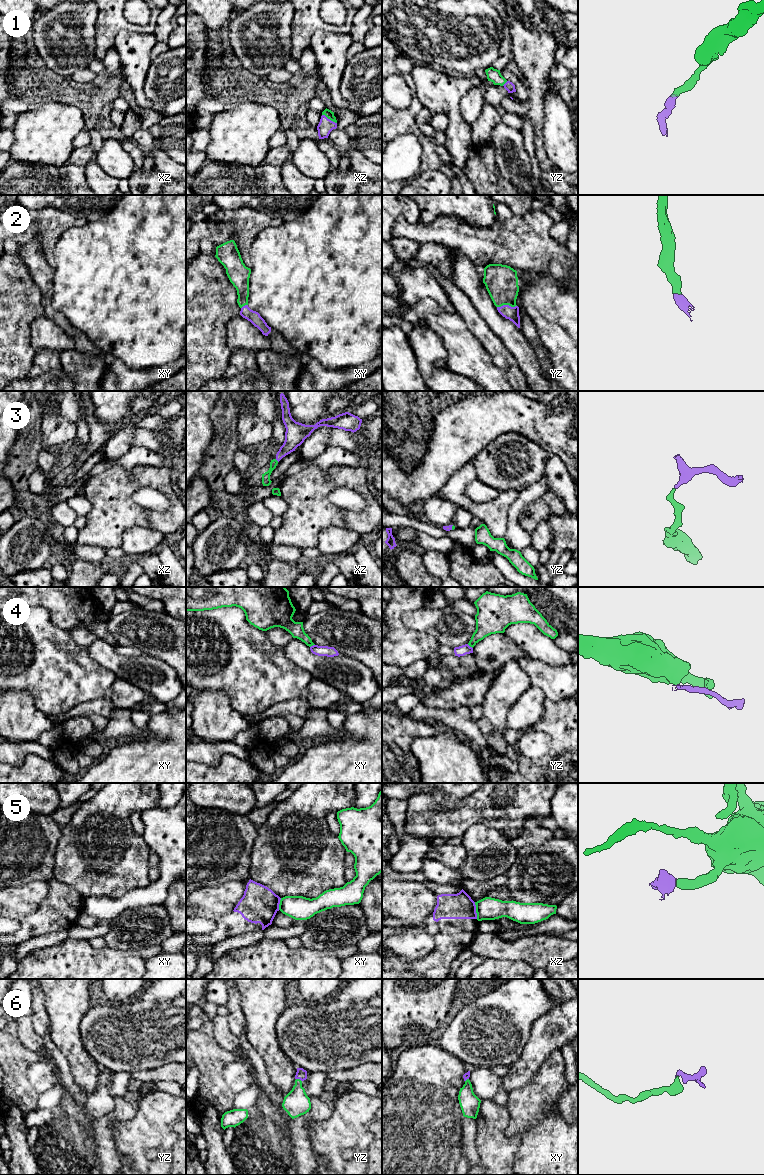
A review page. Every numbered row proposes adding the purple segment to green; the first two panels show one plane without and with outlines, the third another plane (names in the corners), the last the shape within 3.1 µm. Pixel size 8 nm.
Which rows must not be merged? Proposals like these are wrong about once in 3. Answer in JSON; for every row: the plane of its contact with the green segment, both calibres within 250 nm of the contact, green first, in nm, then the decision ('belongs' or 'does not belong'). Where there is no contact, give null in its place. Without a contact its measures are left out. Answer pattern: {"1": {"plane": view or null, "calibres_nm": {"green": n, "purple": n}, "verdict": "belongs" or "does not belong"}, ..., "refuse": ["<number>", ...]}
{"1": {"plane": "xz", "calibres_nm": {"green": 70, "purple": 120}, "verdict": "belongs"}, "2": {"plane": "yz", "calibres_nm": {"green": 260, "purple": 110}, "verdict": "belongs"}, "3": {"plane": "xz", "calibres_nm": {"green": 70, "purple": 160}, "verdict": "belongs"}, "4": {"plane": "yz", "calibres_nm": {"green": 200, "purple": 80}, "verdict": "does not belong"}, "5": {"plane": "xz", "calibres_nm": {"green": 180, "purple": 200}, "verdict": "does not belong"}, "6": {"plane": "yz", "calibres_nm": {"green": 200, "purple": 90}, "verdict": "belongs"}, "refuse": ["4", "5"]}

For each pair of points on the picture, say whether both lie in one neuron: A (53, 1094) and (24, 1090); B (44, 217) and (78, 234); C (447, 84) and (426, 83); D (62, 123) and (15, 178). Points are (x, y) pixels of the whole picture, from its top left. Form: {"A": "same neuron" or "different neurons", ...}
{"A": "different neurons", "B": "different neurons", "C": "same neuron", "D": "different neurons"}

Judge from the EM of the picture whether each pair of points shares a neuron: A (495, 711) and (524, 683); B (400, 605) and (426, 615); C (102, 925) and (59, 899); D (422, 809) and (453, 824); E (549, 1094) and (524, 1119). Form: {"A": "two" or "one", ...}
{"A": "one", "B": "two", "C": "two", "D": "one", "E": "one"}

